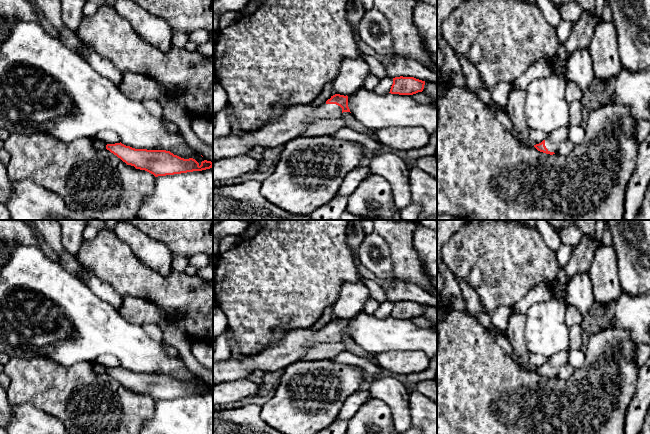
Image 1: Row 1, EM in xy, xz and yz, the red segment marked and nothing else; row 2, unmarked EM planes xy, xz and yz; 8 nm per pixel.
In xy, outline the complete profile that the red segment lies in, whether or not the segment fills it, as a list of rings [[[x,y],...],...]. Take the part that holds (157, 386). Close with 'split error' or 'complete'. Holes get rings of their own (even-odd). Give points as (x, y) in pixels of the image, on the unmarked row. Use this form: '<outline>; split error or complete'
[[[107,368],[106,373],[127,389],[145,394],[155,401],[202,395],[213,391],[211,385],[200,388],[193,382],[184,383],[166,374],[135,373],[124,368]]]; complete

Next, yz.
[[[561,351],[549,357],[548,360],[534,371],[543,377],[553,379],[557,377],[560,368],[569,362],[567,351]]]; split error

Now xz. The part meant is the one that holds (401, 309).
[[[395,301],[391,310],[391,318],[399,319],[413,319],[422,316],[424,313],[425,305],[416,303],[414,301]]]; complete

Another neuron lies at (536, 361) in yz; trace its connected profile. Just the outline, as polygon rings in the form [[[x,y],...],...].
[[[529,352],[529,362],[532,369],[541,367],[547,360],[548,358],[543,355],[537,355]]]

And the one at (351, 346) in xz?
[[[343,336],[341,342],[343,342],[346,345],[348,352],[351,352],[356,356],[359,356],[361,358],[368,358],[370,355],[362,347],[357,345],[350,336]]]

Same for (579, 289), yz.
[[[589,274],[574,275],[569,280],[566,291],[566,304],[577,310],[585,318],[586,323],[589,323],[594,304],[593,287]]]

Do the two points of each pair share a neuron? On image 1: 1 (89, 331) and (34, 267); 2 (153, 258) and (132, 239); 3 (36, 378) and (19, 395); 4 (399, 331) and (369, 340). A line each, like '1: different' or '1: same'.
1: same
2: same
3: same
4: same

